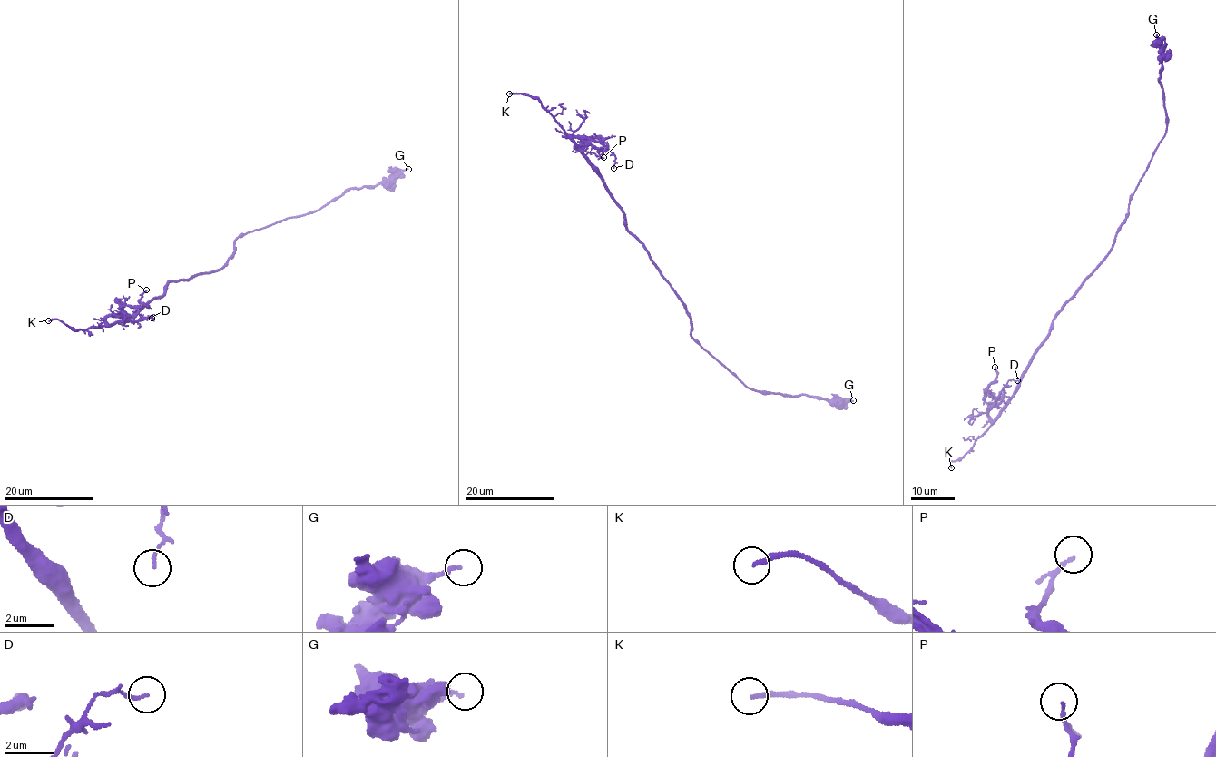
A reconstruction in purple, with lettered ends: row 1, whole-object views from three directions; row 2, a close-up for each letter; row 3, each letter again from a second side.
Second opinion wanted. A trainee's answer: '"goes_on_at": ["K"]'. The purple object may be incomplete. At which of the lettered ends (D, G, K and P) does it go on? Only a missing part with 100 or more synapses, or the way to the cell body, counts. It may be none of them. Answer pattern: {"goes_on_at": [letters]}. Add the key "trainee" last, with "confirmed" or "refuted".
{"goes_on_at": ["K"], "trainee": "confirmed"}

